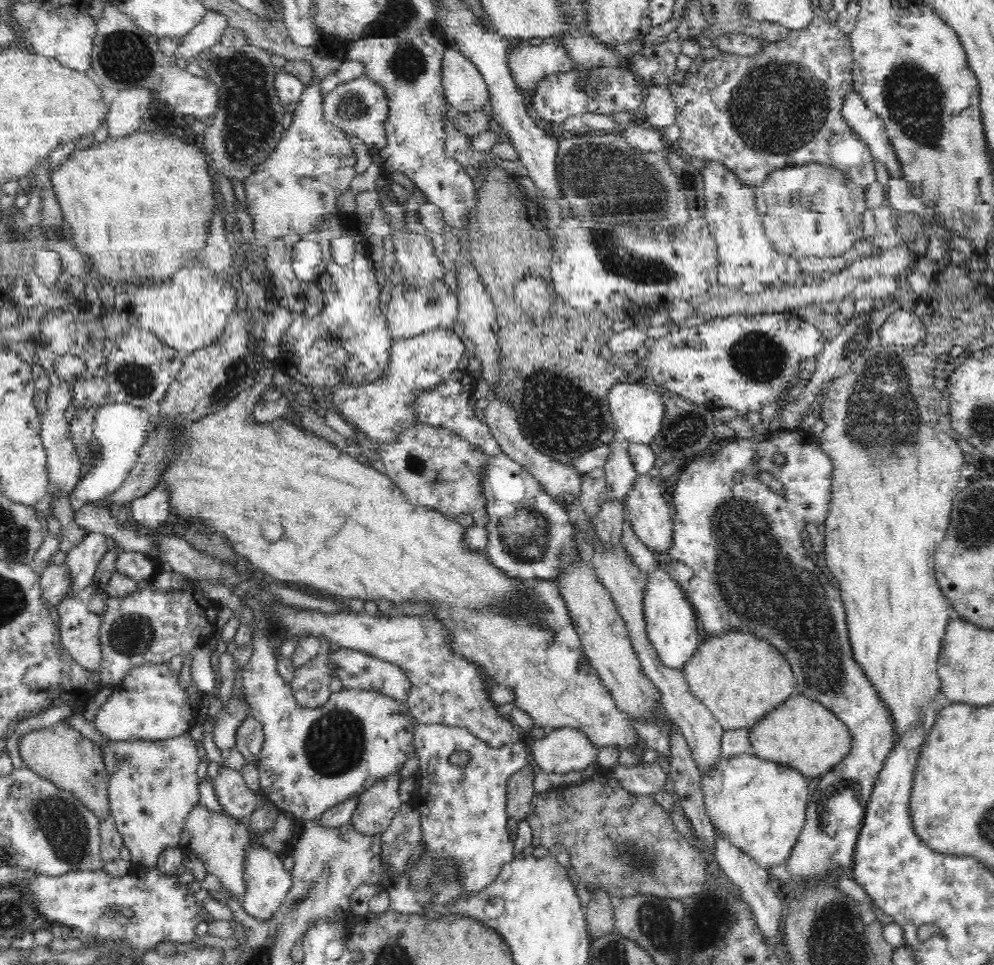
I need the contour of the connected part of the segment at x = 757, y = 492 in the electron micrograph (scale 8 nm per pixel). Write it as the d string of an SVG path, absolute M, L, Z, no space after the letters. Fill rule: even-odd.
M773 426L760 438L752 435L749 438L733 436L729 439L720 439L719 449L710 451L708 445L704 450L699 450L684 460L672 490L676 513L673 516L673 548L669 555L692 570L693 576L684 590L684 595L695 610L697 621L702 628L701 632L706 638L728 632L746 632L758 636L760 640L770 642L774 648L778 648L778 652L788 652L784 656L792 666L796 688L800 690L796 694L808 696L822 703L850 729L852 748L842 762L821 777L818 790L810 793L804 828L793 844L788 858L783 863L766 869L769 880L779 884L780 890L796 888L802 882L810 882L810 886L817 881L833 882L836 875L853 867L857 842L854 842L852 850L828 848L836 842L834 836L828 836L824 832L823 826L820 828L820 818L828 812L834 790L858 790L860 804L866 808L880 770L884 768L884 762L894 744L891 714L877 697L864 671L853 659L840 591L834 588L829 579L828 582L820 582L820 568L816 564L810 564L808 554L811 551L802 541L801 534L805 530L814 531L819 525L825 524L830 514L832 457L822 449L818 436L810 429ZM774 452L786 455L787 463L782 468L776 468L772 464L770 456ZM756 456L759 459L757 465L754 465L752 460ZM764 472L772 474L778 482L782 482L788 501L774 493L766 482L760 480Z

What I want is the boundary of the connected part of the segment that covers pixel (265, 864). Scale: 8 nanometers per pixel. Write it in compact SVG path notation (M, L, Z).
M250 846L246 870L244 870L246 896L244 896L243 907L248 914L256 918L269 919L271 914L283 903L292 888L291 872L284 869L280 855L261 846Z

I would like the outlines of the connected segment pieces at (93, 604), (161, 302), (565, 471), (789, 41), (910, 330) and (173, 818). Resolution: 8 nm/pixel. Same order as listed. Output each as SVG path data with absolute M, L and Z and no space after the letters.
M88 584L82 590L68 592L56 603L58 612L59 635L61 636L62 647L86 670L96 670L100 667L103 655L100 642L100 628L106 614L106 602L109 596L95 584Z
M192 252L184 268L166 284L152 288L138 288L132 306L136 326L157 336L168 348L176 352L196 352L212 346L222 336L226 324L238 310L234 289L217 278L203 263L201 252Z
M491 398L489 407L486 411L486 419L488 426L494 438L498 441L500 450L514 462L523 466L536 480L542 485L542 488L550 496L554 497L563 494L580 495L581 474L574 466L564 466L559 462L550 460L548 456L542 456L525 438L522 436L520 425L516 420L512 407L507 402L500 402L495 398Z
M817 16L812 20L812 24L810 24L809 28L788 33L789 35L784 39L766 41L762 55L756 57L744 57L725 53L724 56L718 60L710 60L706 62L696 74L689 74L689 72L680 73L680 71L676 71L672 78L673 85L669 87L669 90L676 102L676 124L681 128L681 136L678 140L678 146L682 148L685 157L694 156L694 158L697 158L698 160L712 159L724 164L739 177L742 184L747 185L752 189L764 183L769 174L776 169L813 163L824 164L828 167L839 169L845 174L847 180L852 180L852 183L856 183L858 186L870 186L870 184L876 181L873 164L874 158L868 145L860 140L860 137L842 118L842 102L844 102L844 96L846 96L848 92L854 90L853 49L849 36L840 32L837 25L828 25L827 17L824 17L824 20L820 20Z
M898 310L878 327L883 346L914 346L924 336L924 326L912 311Z
M191 728L181 732L174 738L164 740L128 739L112 740L100 744L101 759L109 772L109 801L111 816L116 830L123 838L125 846L131 854L132 866L155 866L160 856L175 850L181 840L182 830L192 810L198 805L198 763L201 758L196 753L196 741L190 734Z

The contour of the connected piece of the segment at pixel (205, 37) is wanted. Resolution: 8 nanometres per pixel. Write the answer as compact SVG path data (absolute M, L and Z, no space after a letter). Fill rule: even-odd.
M213 10L208 11L200 24L197 24L196 28L188 33L188 37L182 38L182 46L180 46L177 56L174 57L175 62L180 58L189 61L192 56L215 47L220 42L220 35L226 25L228 24L225 16Z

